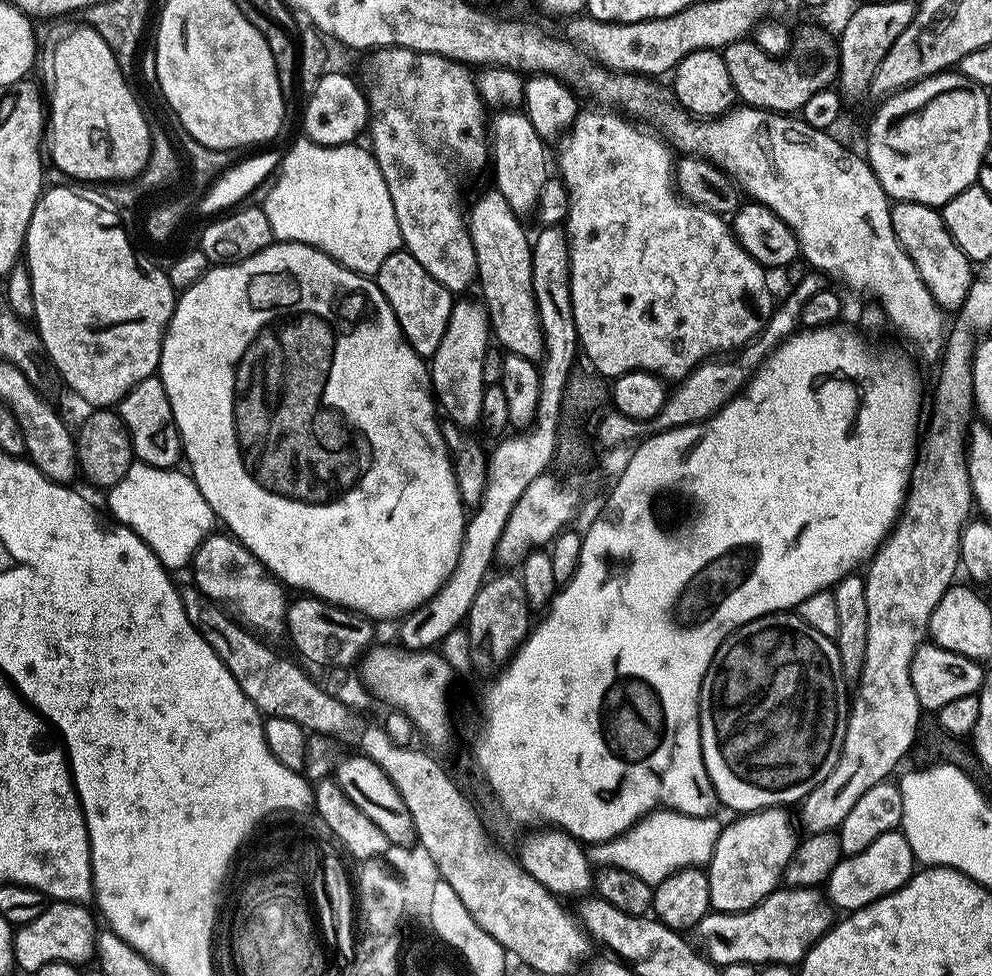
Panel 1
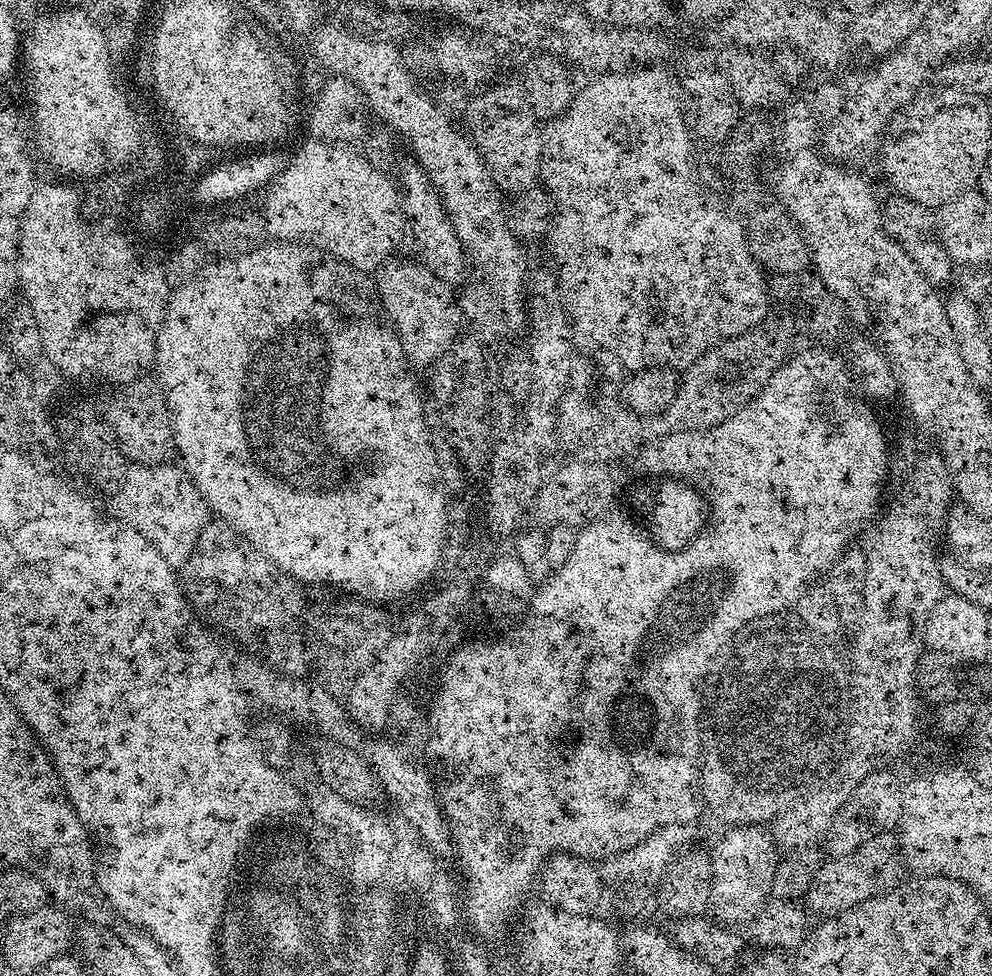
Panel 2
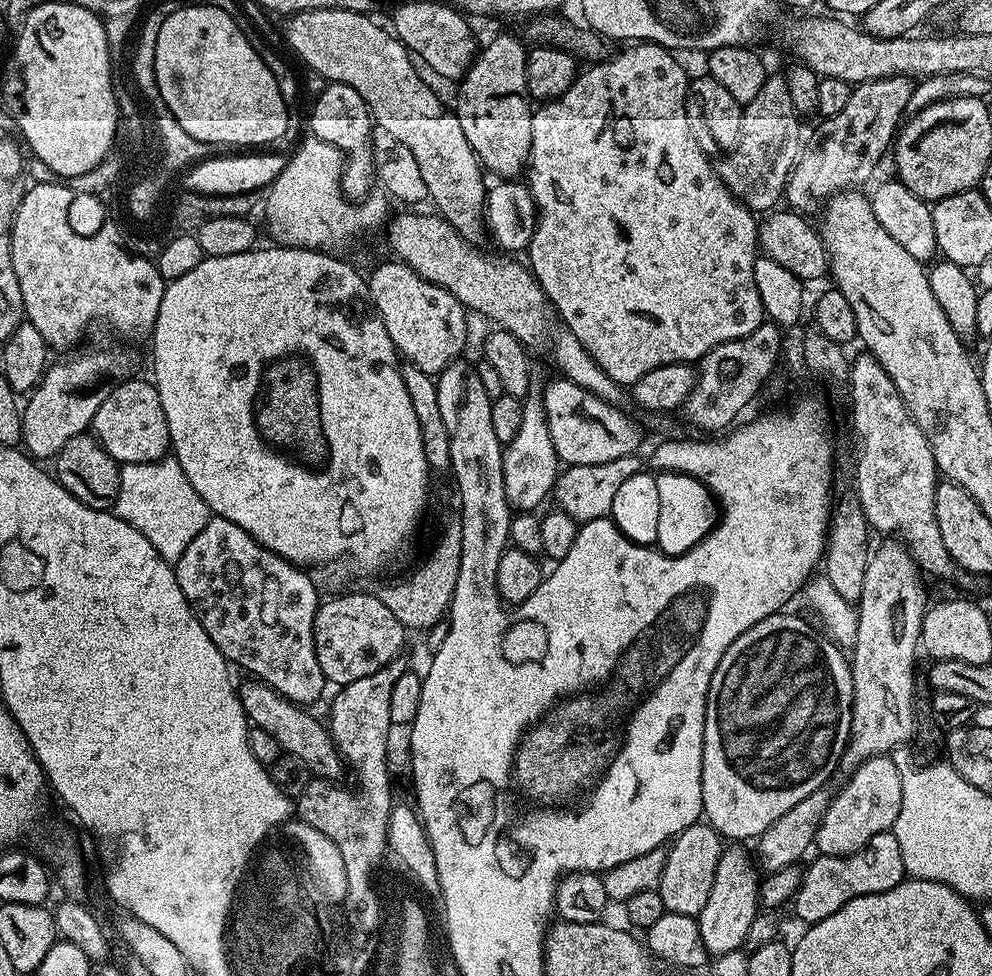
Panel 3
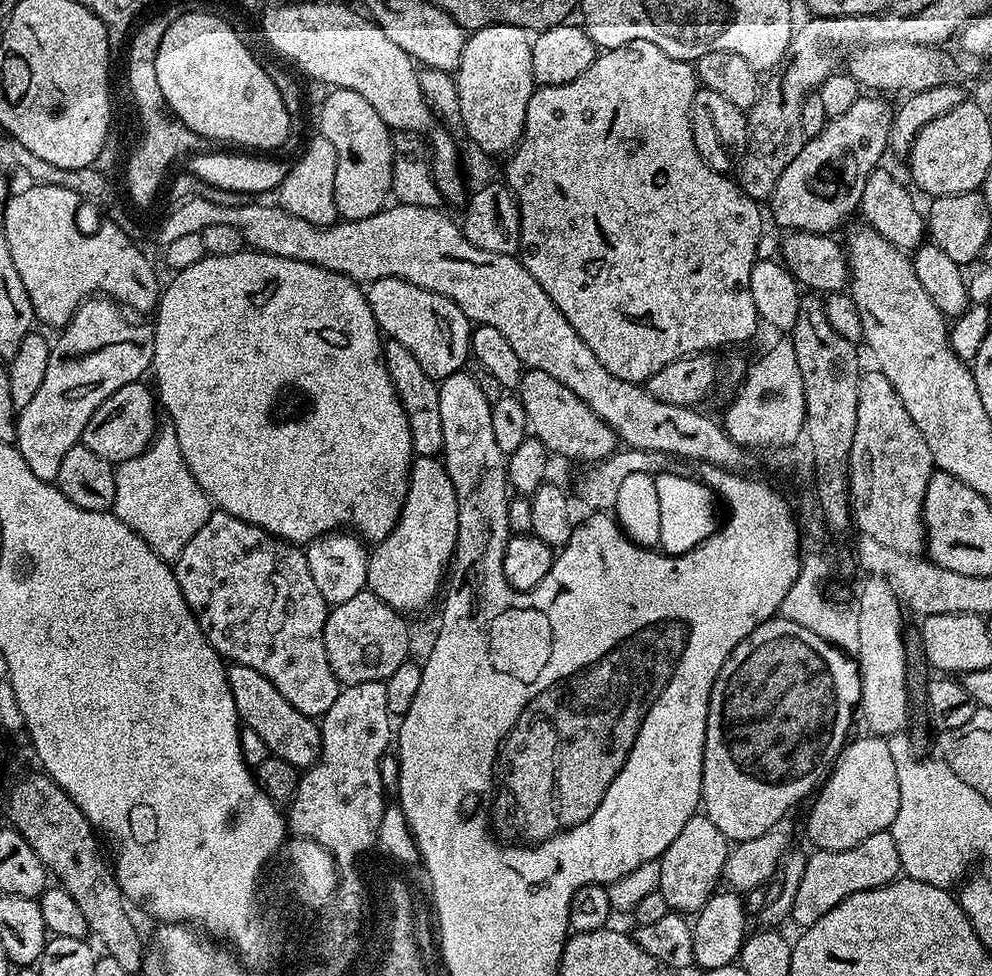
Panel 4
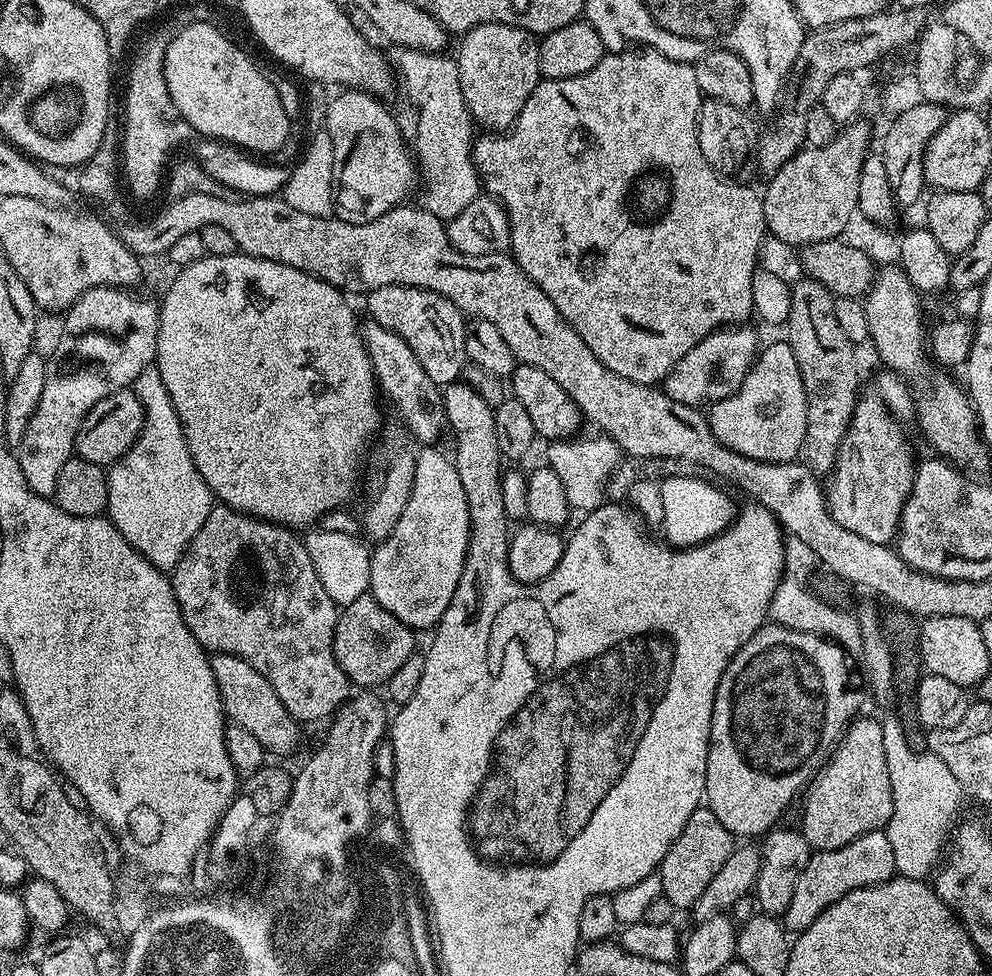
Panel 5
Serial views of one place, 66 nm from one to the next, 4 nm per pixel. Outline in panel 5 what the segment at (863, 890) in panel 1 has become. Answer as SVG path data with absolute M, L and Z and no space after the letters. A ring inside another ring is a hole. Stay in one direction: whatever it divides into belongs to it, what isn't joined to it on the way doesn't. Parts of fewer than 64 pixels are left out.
M884 830L862 834L854 838L854 842L846 842L846 846L838 846L838 850L813 851L805 869L798 874L794 896L782 915L782 923L789 933L802 933L808 929L810 922L814 922L814 918L818 918L818 914L822 914L822 910L834 906L838 898L846 898L846 894L859 888L886 882L895 875L894 850Z

